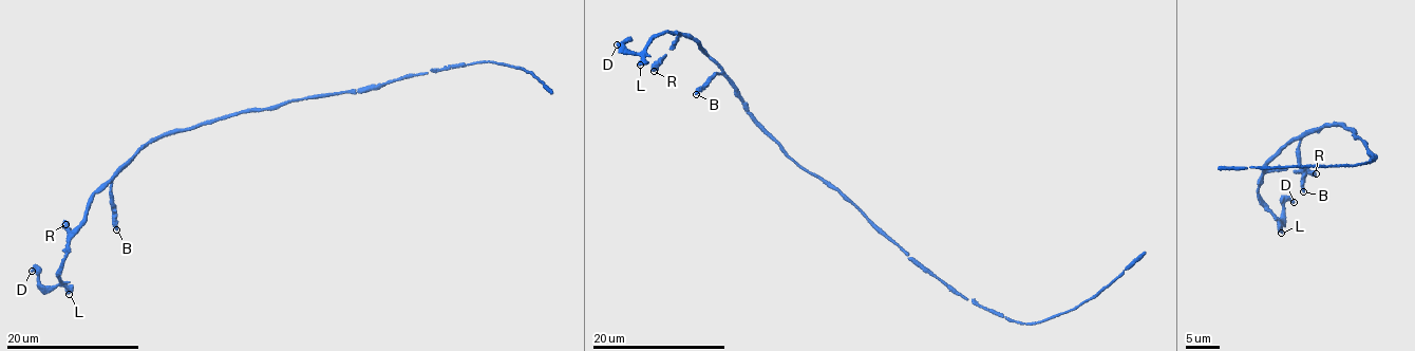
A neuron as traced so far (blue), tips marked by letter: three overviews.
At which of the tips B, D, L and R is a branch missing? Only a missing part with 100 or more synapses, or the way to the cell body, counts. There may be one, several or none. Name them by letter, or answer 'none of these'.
none of these

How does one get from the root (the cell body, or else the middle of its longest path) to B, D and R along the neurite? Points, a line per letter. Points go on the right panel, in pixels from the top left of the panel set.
B: (1358, 136), (1355, 136), (1356, 130), (1339, 123), (1310, 130), (1299, 145), (1303, 191)
D: (1358, 136), (1339, 123), (1290, 140), (1266, 165), (1258, 198), (1279, 220), (1285, 202), (1294, 202)
R: (1358, 136), (1355, 136), (1356, 130), (1339, 123), (1305, 130), (1290, 140), (1265, 169), (1316, 173)

